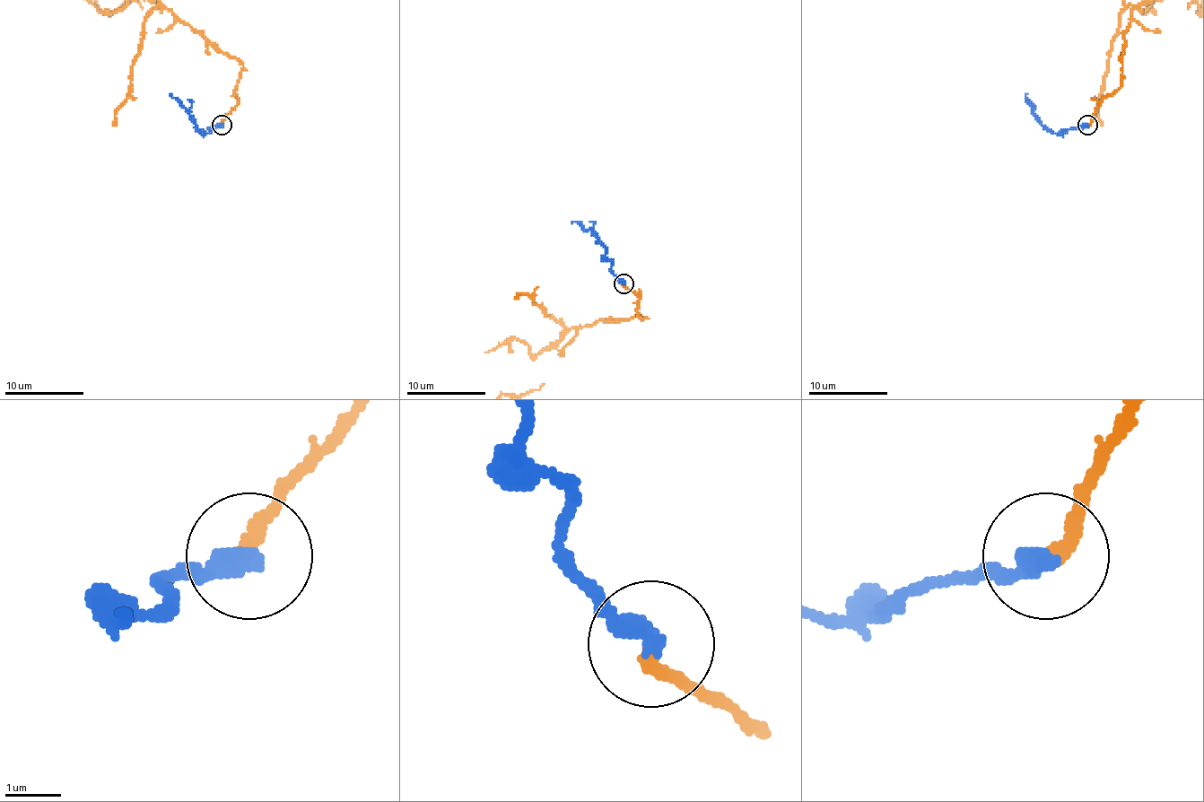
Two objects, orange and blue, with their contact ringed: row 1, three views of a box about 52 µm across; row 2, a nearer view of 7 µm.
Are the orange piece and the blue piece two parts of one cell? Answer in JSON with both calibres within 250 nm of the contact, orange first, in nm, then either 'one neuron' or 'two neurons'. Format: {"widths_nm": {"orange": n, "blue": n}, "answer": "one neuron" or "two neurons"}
{"widths_nm": {"orange": 280, "blue": 400}, "answer": "one neuron"}

